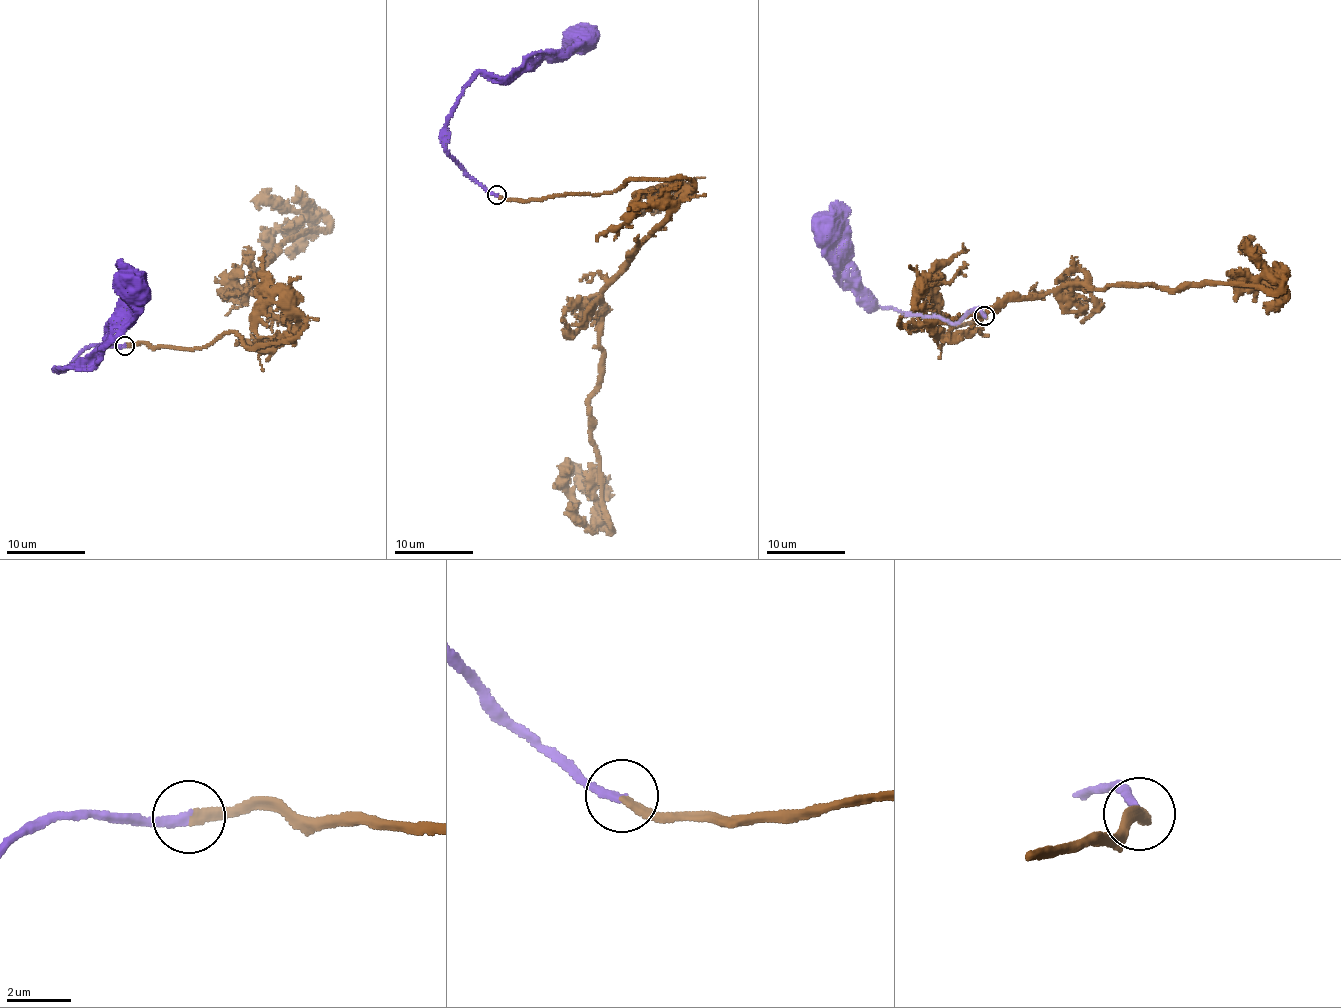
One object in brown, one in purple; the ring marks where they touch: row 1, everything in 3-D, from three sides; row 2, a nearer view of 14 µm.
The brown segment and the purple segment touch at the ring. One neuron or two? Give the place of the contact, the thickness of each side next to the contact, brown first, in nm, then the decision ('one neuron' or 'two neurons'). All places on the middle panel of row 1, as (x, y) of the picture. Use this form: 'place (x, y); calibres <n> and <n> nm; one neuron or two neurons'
place (497, 195); calibres 260 and 280 nm; one neuron

